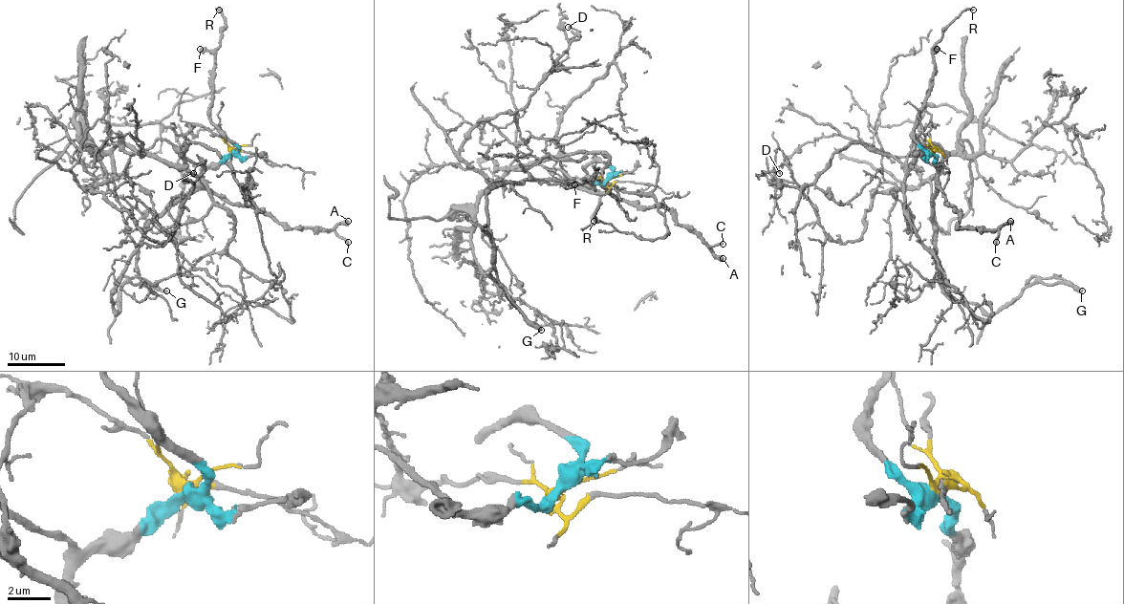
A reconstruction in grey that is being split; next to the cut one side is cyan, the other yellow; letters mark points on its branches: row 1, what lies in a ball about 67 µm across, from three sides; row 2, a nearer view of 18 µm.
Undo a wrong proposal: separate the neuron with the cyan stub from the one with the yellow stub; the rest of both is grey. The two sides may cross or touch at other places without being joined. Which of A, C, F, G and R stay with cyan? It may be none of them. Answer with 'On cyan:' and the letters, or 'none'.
On cyan: A, C, F, G, R

